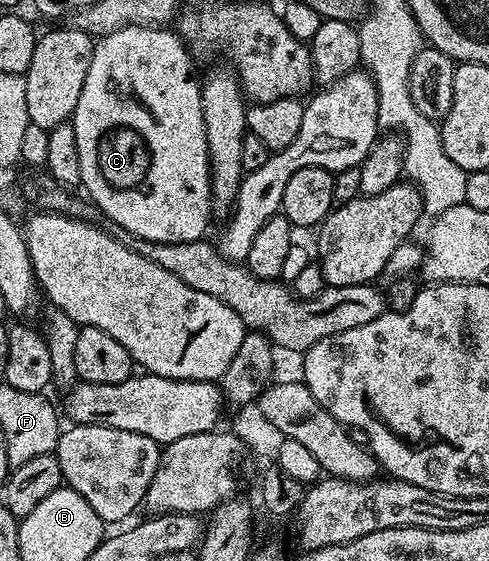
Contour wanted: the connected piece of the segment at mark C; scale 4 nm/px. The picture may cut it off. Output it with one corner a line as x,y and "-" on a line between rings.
127,25
117,30
114,33
107,34
100,38
94,44
93,54
91,55
91,67
87,67
87,79
83,79
83,91
79,95
79,103
75,103
75,111
71,118
71,124
75,131
75,143
79,146
79,171
81,172
81,185
83,189
89,192
88,200
101,208
101,213
109,221
114,221
121,229
126,229
130,233
130,238
138,241
158,241
164,245
174,245
175,243
191,243
192,241
200,241
206,236
205,228
209,225
209,217
213,213
213,200
211,199
211,175
209,174
209,148
207,147
207,127
203,119
203,103
201,102
201,86
198,78
193,78
193,65
195,66
194,58
191,56
188,49
185,48
185,42
177,36
176,32
169,27
154,27
151,25
135,26

